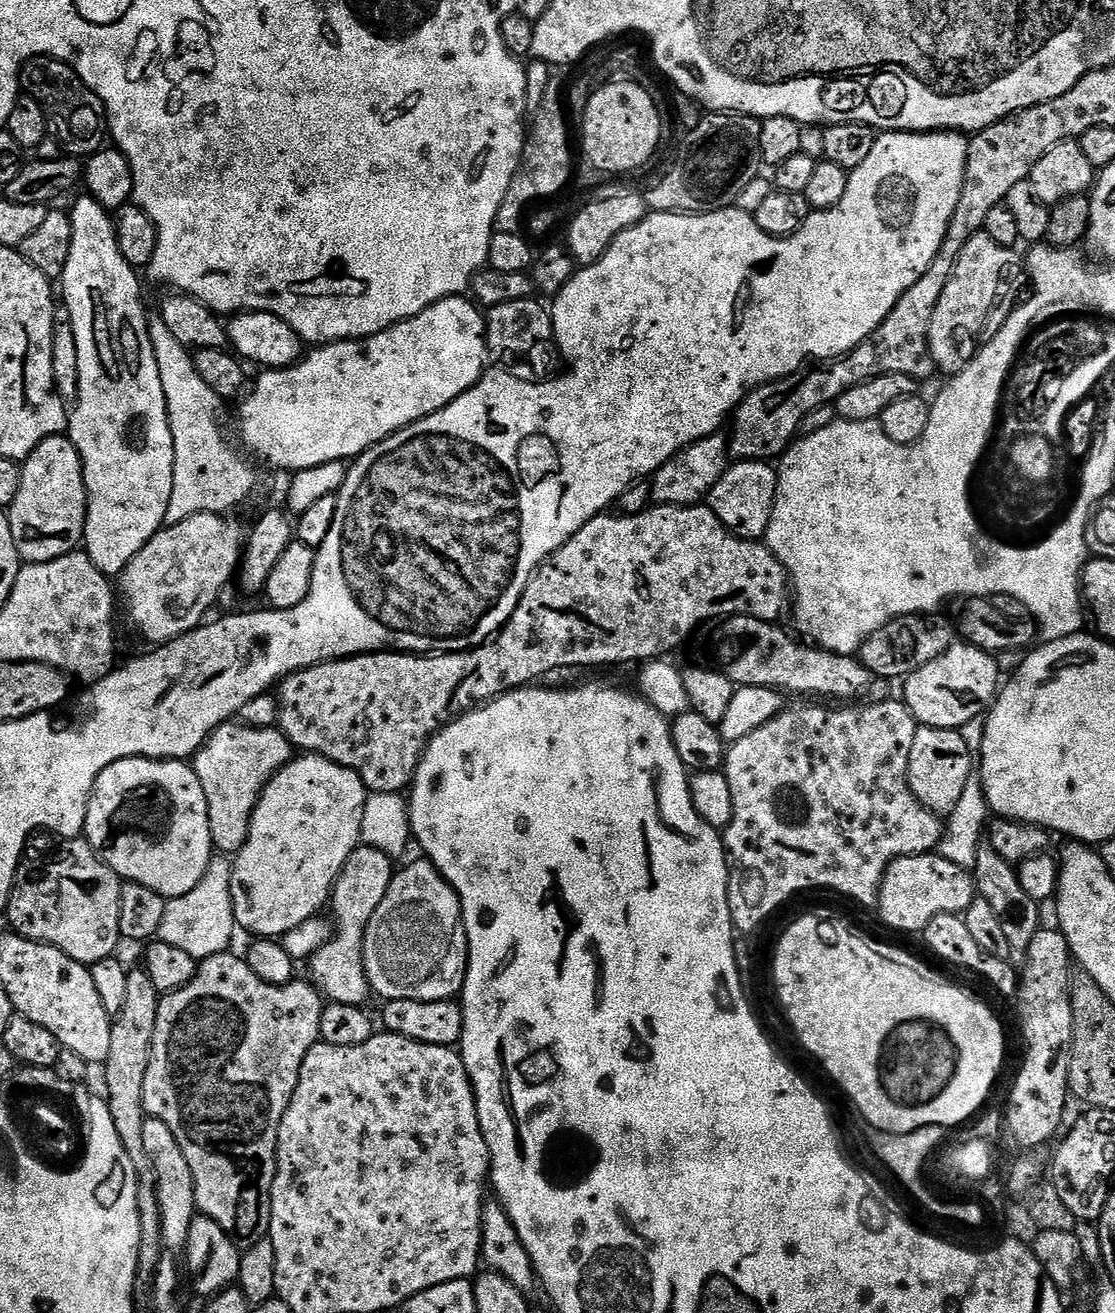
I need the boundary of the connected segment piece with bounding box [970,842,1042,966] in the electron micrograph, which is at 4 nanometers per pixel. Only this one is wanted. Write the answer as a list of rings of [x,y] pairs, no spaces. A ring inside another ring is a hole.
[[[986,842],[981,843],[978,850],[976,865],[970,869],[972,879],[976,882],[979,899],[990,902],[998,923],[1002,926],[1006,942],[1010,946],[1009,963],[1014,966],[1023,965],[1026,950],[1030,950],[1030,942],[1034,942],[1034,934],[1038,934],[1042,927],[1040,921],[1041,905],[1026,890],[1022,890],[1020,873],[1010,863],[1003,860],[996,850]]]

